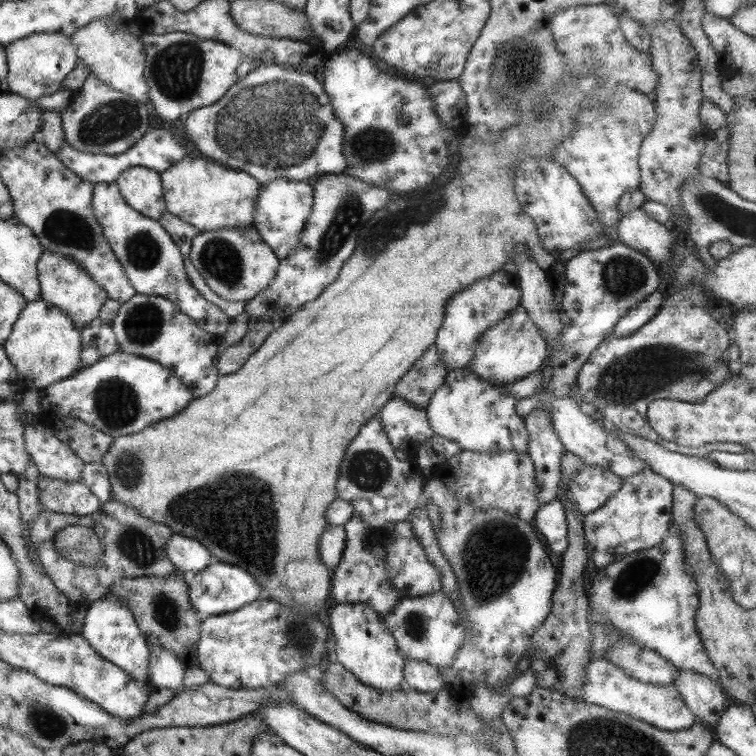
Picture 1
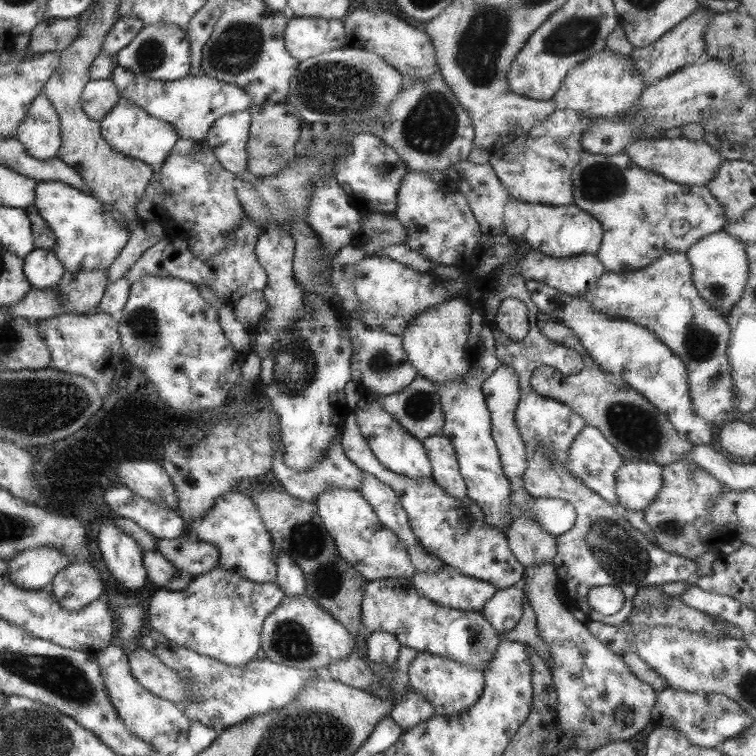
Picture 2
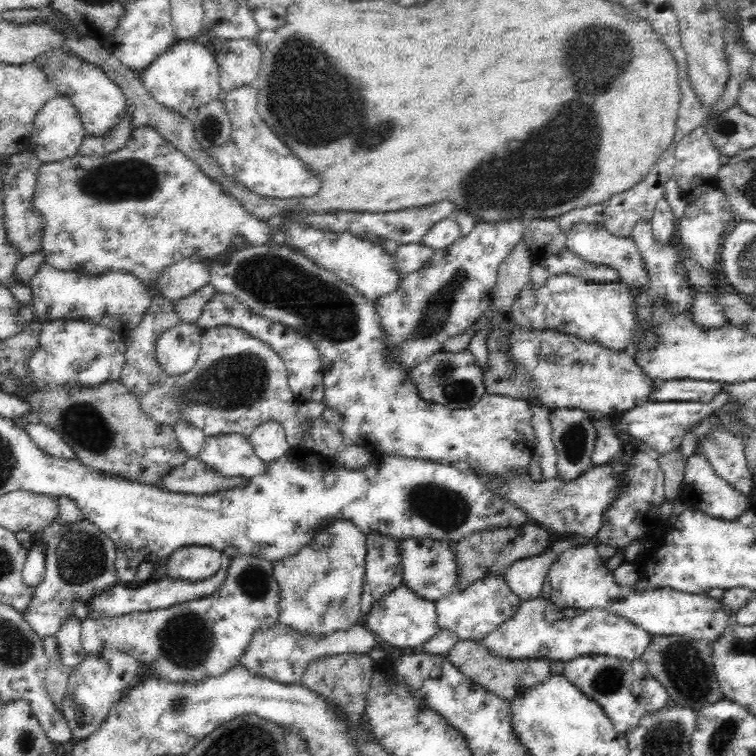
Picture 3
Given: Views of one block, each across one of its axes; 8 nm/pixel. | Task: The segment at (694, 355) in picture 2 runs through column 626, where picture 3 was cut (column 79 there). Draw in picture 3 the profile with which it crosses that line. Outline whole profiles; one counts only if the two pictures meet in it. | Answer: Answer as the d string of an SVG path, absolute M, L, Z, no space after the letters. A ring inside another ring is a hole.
M46 261L38 266L28 285L32 293L30 306L40 322L65 319L99 324L120 333L122 339L141 323L153 299L148 285L125 270L84 275L57 270Z

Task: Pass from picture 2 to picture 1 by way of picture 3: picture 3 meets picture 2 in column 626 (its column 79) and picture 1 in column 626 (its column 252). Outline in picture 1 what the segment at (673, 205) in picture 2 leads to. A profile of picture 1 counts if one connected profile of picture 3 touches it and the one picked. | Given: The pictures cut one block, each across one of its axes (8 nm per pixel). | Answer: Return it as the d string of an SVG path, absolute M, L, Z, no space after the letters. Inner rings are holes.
M641 208L627 213L616 226L618 242L643 253L654 266L671 262L671 246L675 244L669 226L658 224L647 217Z

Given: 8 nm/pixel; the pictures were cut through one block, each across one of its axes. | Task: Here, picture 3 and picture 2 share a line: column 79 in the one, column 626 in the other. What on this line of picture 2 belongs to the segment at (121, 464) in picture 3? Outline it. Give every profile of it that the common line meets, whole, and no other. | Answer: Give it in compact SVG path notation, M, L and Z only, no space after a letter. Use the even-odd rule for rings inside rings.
M539 312L536 316L536 325L541 334L551 342L577 351L583 363L577 374L562 374L547 365L534 368L529 384L537 394L555 399L569 406L573 412L577 412L585 424L593 426L603 435L603 438L621 455L621 460L668 465L685 458L685 453L693 447L693 444L681 438L675 432L673 424L669 424L669 420L663 414L659 414L657 408L626 385L621 377L599 369L579 345L577 336L569 327L557 322L555 317Z

